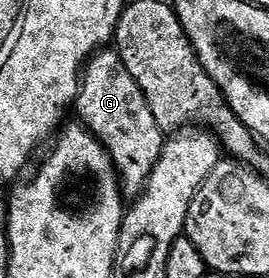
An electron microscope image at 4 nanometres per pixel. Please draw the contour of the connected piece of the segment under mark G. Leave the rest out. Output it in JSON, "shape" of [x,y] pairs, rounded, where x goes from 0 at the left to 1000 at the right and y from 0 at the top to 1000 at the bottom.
{"shape":[[[428,173],[361,180],[309,241],[275,410],[297,421],[286,424],[294,450],[331,468],[401,540],[465,716],[517,712],[572,590],[587,590],[617,482],[587,432],[572,432],[558,374],[543,374],[543,345],[528,345],[528,317],[513,317],[513,288],[483,273]]]}

